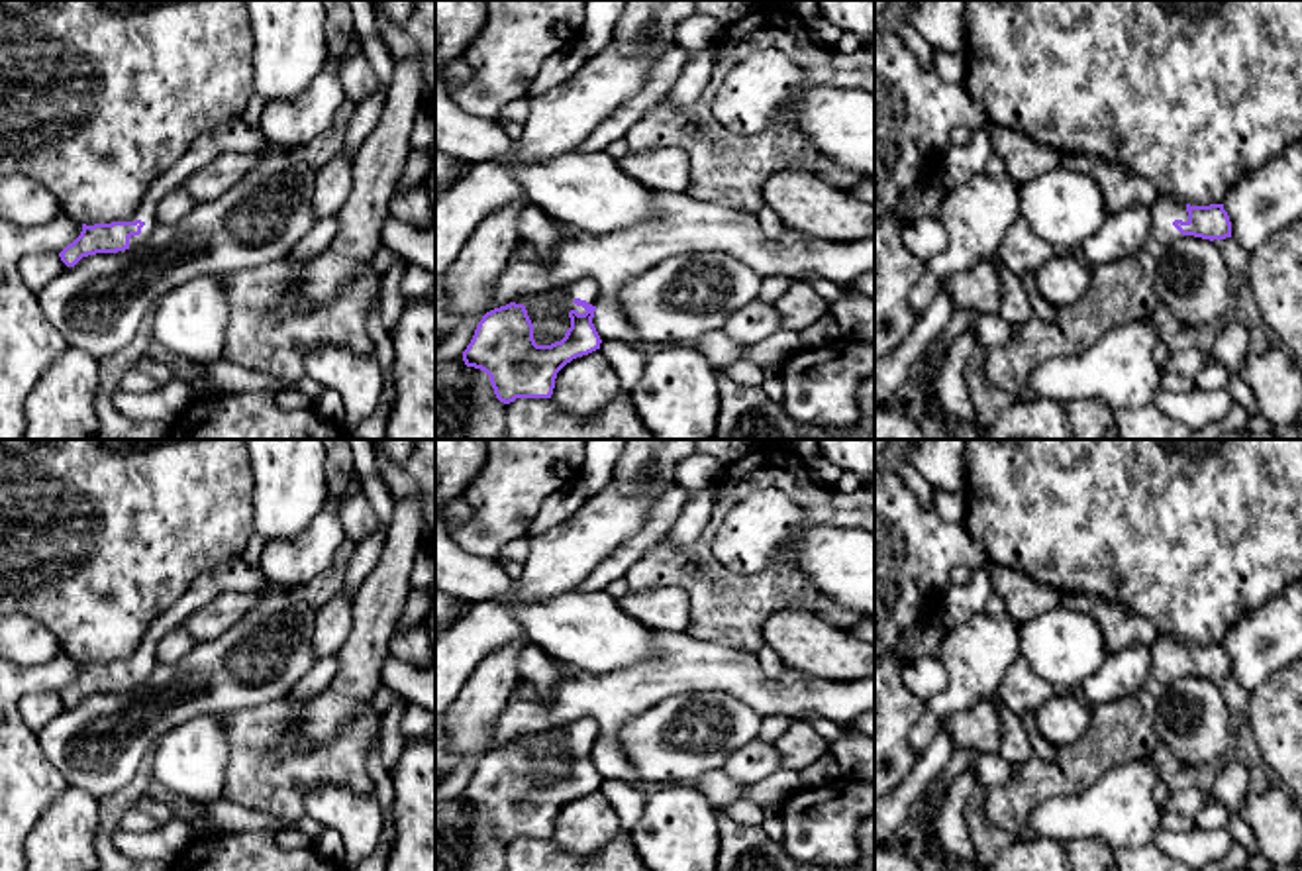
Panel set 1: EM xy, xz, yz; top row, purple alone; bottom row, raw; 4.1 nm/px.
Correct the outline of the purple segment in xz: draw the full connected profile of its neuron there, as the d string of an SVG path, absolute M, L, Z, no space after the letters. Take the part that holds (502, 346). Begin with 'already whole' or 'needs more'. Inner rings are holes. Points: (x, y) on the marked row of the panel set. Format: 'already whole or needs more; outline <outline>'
needs more; outline M582 277L565 288L571 328L561 341L537 345L524 304L510 302L482 316L463 351L467 367L484 371L500 402L516 398L551 398L557 373L576 357L600 349L592 324L600 286Z

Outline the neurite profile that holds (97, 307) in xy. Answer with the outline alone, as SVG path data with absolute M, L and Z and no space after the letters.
M294 149L259 153L257 165L229 192L196 206L173 226L157 226L147 241L118 253L96 253L65 269L37 294L47 322L67 347L110 365L124 353L149 308L175 286L196 277L220 277L282 261L314 228L318 173Z

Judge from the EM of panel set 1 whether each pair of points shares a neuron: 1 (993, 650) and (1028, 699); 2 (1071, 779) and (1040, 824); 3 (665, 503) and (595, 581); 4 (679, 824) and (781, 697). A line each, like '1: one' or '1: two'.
1: two
2: two
3: one
4: two

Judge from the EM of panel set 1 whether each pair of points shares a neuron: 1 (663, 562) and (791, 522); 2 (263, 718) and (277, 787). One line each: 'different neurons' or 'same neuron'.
1: different neurons
2: same neuron

